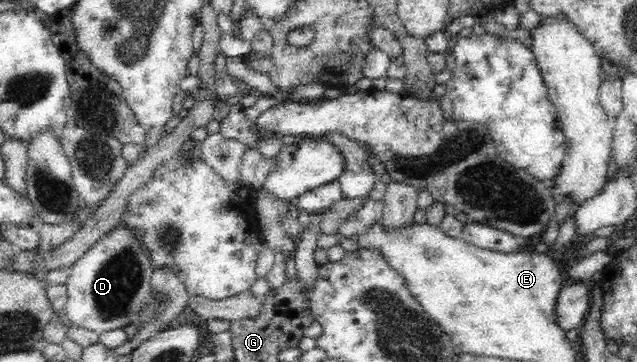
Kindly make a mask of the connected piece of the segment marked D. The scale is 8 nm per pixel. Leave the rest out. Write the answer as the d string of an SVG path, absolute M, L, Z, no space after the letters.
M113 228L70 267L67 303L63 309L68 321L75 327L99 334L138 321L140 309L152 296L152 274L147 252L137 244L135 232Z

